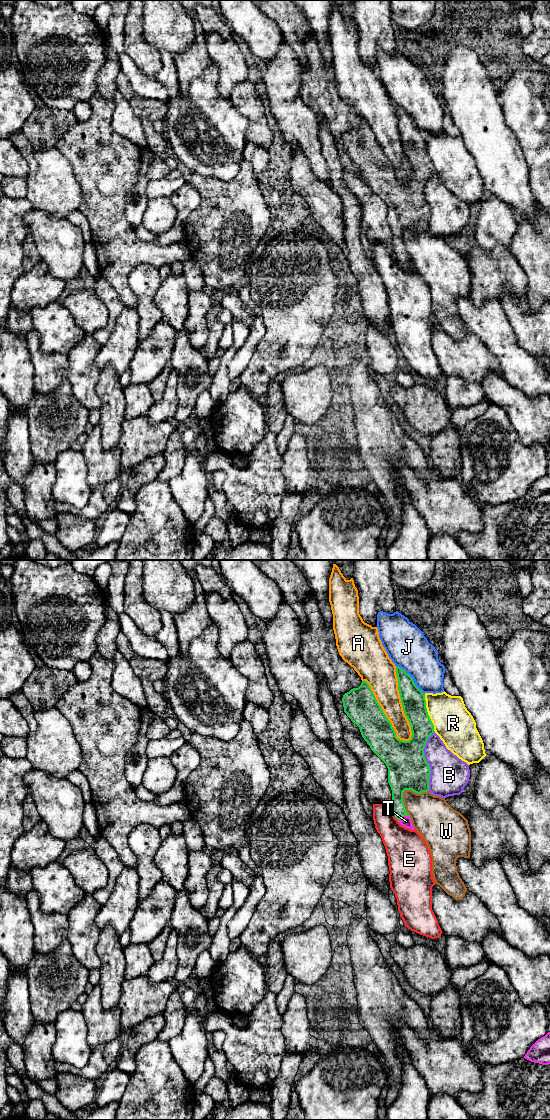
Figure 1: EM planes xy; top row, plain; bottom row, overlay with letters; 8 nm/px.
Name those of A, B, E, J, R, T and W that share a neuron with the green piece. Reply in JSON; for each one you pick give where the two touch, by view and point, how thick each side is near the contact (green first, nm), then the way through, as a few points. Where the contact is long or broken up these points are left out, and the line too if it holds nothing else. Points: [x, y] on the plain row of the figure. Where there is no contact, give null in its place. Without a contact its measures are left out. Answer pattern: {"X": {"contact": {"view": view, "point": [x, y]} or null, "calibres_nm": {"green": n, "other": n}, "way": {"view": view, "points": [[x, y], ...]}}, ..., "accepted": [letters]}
{"T": {"contact": {"view": "xy", "point": [403, 256]}, "calibres_nm": {"green": 120, "other": 80}, "way": {"view": "xy", "points": [[398, 226], [398, 248], [403, 256], [406, 261]]}}, "accepted": ["T"]}

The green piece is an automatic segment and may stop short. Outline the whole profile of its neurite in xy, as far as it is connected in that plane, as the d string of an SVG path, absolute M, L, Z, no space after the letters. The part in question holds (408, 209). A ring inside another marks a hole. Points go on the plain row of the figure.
M396 106L396 115L403 151L411 165L412 176L409 181L396 177L391 162L366 121L345 133L342 142L344 152L359 167L371 190L388 208L395 258L402 266L414 270L403 242L403 232L412 230L421 234L429 231L431 211L424 188L435 171L427 152L425 134L399 106Z

